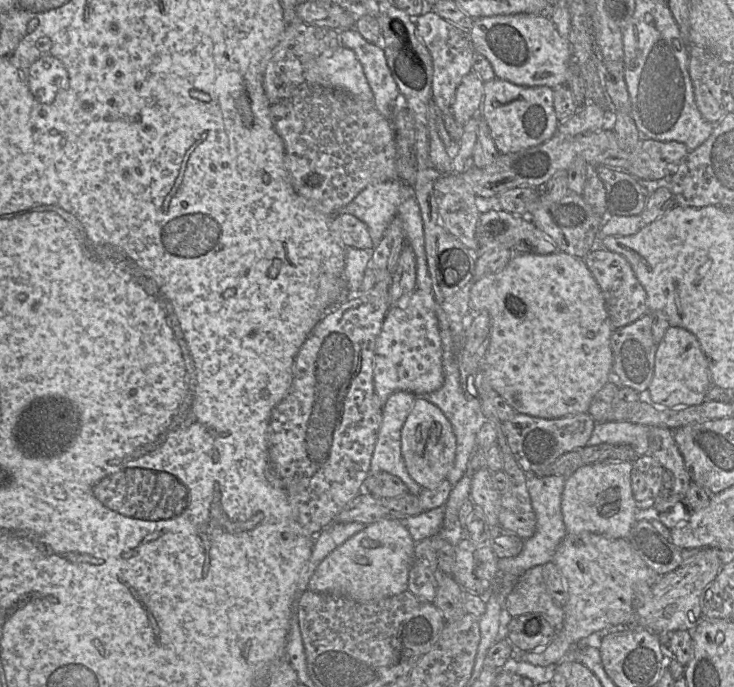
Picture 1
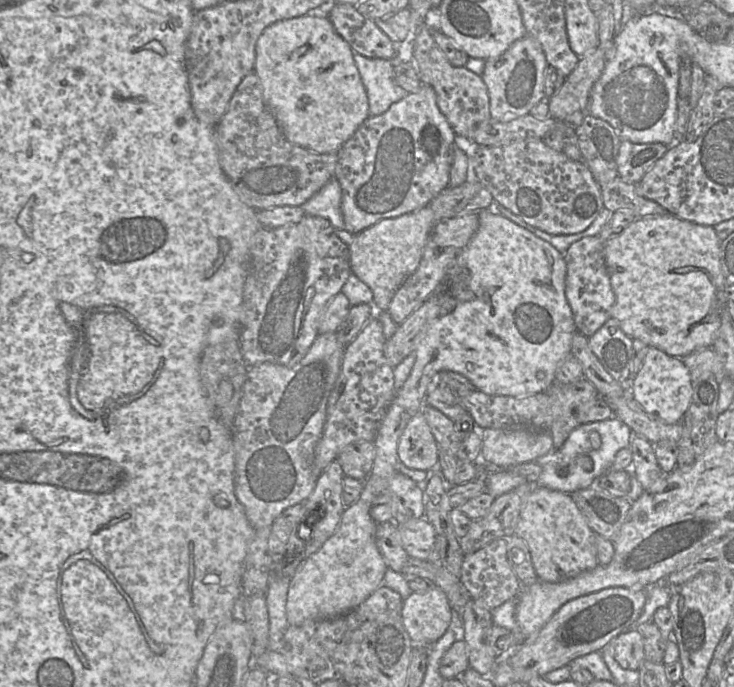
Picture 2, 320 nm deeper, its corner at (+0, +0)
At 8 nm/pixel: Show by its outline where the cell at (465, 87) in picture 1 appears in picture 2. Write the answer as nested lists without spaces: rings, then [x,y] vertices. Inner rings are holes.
[[[422,85],[416,93],[409,93],[402,100],[393,103],[385,113],[369,116],[337,151],[334,178],[342,190],[341,211],[345,223],[344,230],[355,235],[382,219],[398,217],[428,205],[448,187],[455,135],[439,109],[436,93],[430,85]]]

